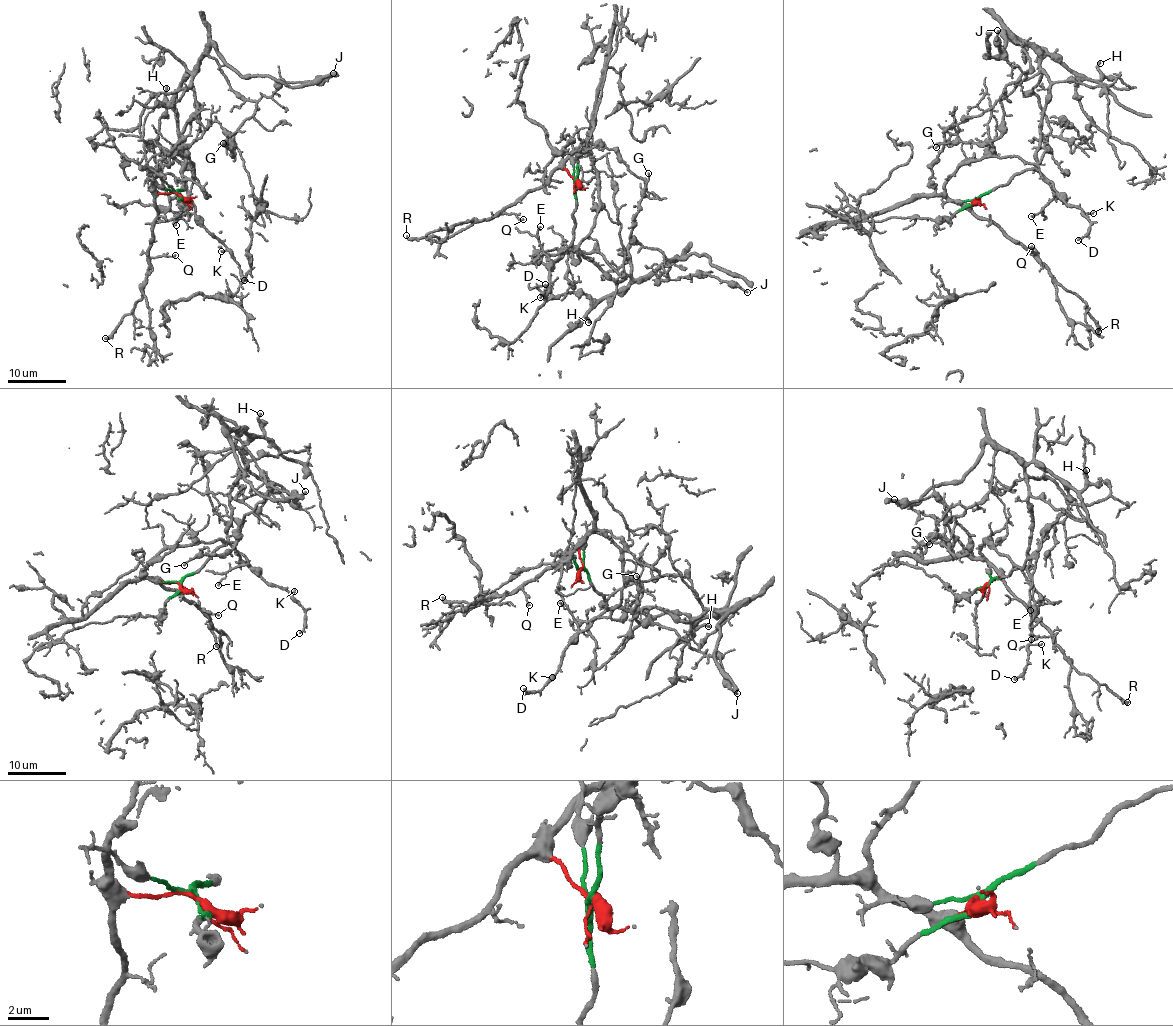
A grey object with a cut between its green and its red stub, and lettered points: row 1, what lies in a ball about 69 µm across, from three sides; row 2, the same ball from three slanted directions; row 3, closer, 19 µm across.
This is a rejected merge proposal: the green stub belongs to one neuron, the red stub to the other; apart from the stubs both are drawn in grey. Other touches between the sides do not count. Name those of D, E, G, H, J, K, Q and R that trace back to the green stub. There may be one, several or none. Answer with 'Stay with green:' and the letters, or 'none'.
Stay with green: D, E, G, H, J, K

